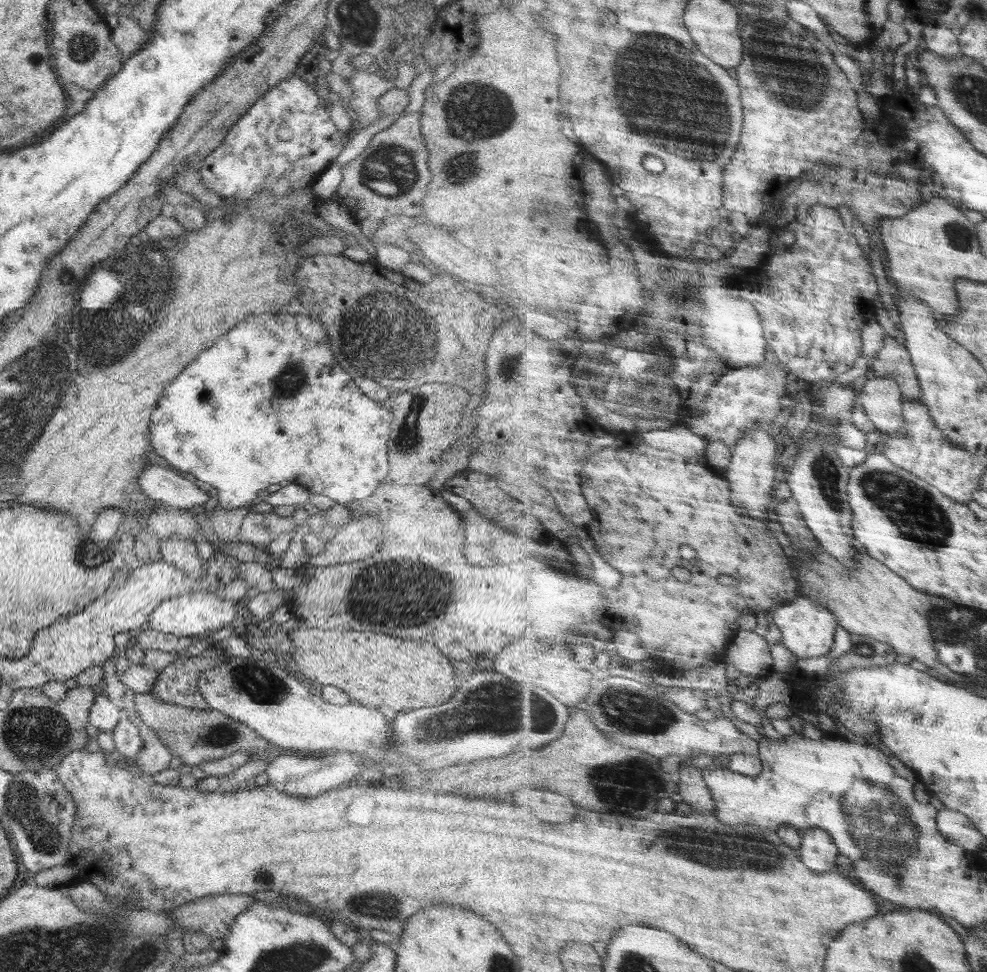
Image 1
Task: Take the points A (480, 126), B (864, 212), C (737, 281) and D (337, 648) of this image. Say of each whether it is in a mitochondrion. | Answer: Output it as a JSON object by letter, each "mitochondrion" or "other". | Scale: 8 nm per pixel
{"A":"mitochondrion","B":"other","C":"other","D":"other"}

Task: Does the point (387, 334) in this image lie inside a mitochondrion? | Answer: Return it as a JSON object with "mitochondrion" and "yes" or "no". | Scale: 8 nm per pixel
{"mitochondrion":"yes"}

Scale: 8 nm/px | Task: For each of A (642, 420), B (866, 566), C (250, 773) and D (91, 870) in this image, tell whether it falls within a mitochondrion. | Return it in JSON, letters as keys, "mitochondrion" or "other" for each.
{"A":"mitochondrion","B":"other","C":"other","D":"other"}

